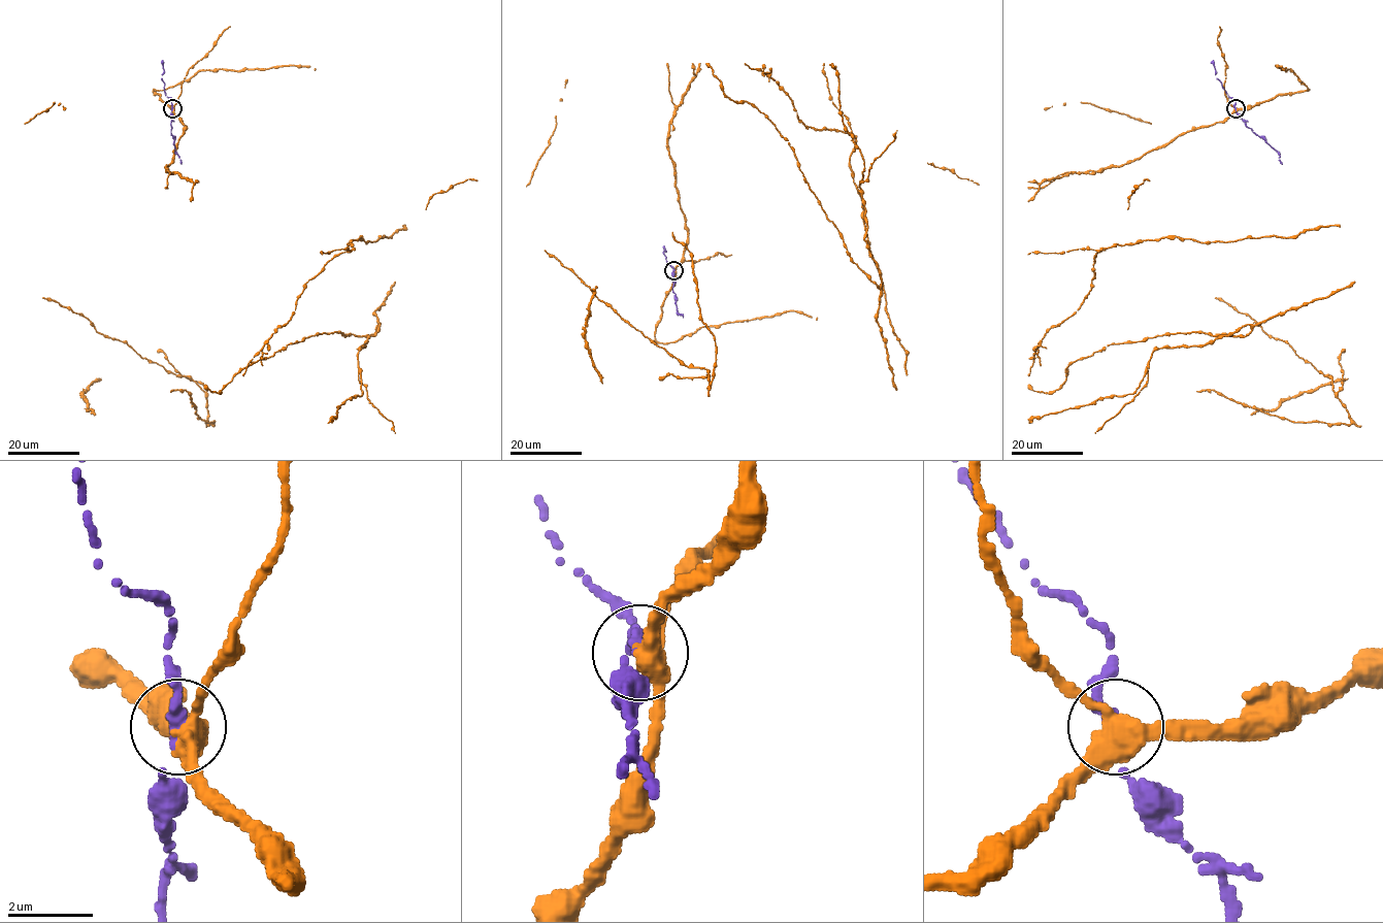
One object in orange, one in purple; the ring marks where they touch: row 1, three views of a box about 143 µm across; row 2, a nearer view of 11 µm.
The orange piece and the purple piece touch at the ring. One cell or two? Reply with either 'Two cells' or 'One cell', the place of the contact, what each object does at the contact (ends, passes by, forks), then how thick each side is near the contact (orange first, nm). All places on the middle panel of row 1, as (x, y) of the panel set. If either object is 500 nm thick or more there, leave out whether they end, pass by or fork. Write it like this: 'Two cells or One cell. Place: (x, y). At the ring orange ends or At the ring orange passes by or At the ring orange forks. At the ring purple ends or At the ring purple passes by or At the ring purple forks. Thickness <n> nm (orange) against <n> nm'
Two cells. Place: (673, 270). At the ring orange forks. At the ring purple passes by. Thickness 380 nm (orange) against 240 nm

